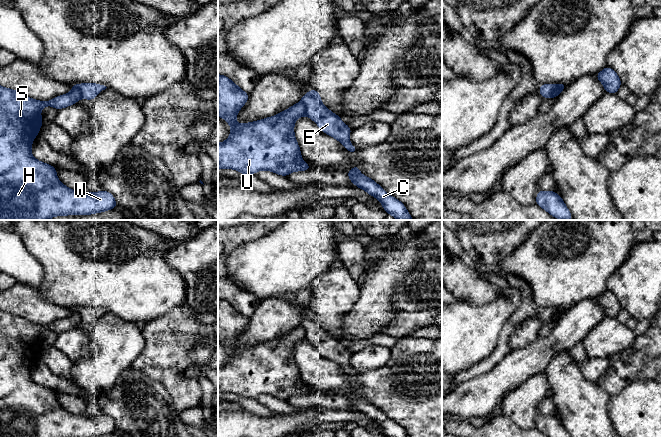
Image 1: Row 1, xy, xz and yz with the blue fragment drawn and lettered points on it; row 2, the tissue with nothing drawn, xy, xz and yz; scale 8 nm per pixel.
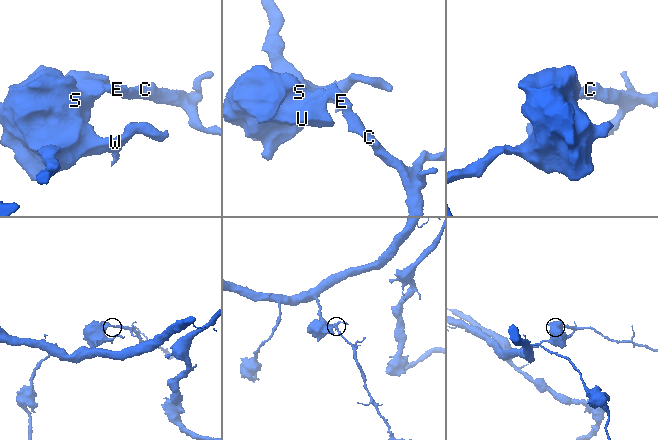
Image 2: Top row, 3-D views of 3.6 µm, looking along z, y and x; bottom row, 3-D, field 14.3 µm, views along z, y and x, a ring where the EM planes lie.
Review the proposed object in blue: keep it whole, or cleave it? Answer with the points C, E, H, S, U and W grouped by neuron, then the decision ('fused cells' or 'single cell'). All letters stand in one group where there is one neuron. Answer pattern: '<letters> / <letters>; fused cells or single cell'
C E / H S U W; fused cells

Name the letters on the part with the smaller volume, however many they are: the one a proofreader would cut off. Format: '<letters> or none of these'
C, E

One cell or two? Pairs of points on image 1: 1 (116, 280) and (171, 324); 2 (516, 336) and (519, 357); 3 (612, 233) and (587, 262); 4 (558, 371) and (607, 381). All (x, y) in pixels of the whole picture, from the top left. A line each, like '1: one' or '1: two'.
1: two
2: two
3: one
4: two

